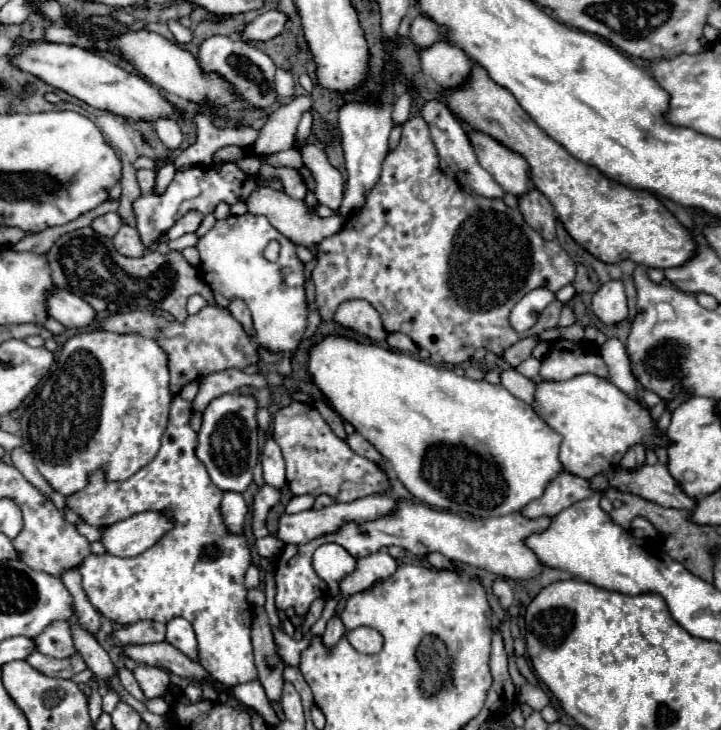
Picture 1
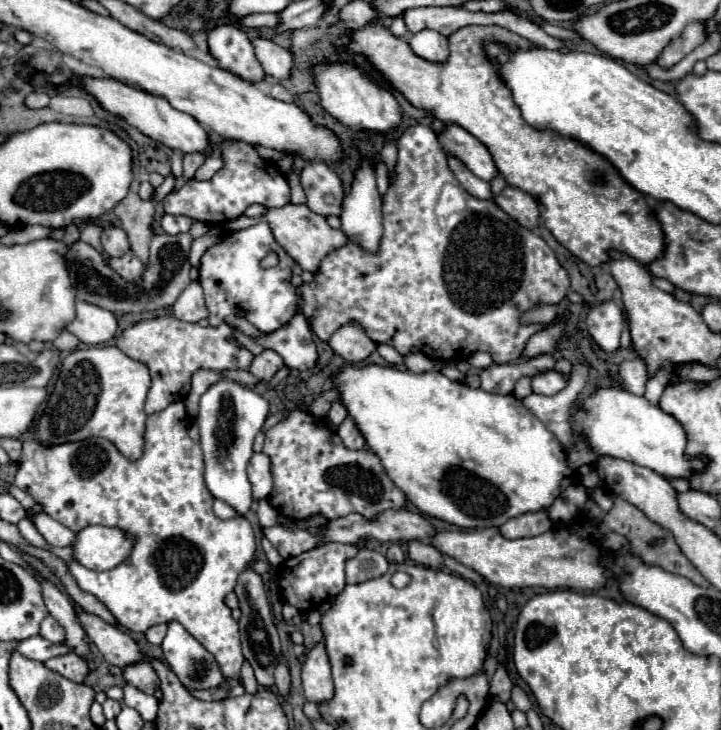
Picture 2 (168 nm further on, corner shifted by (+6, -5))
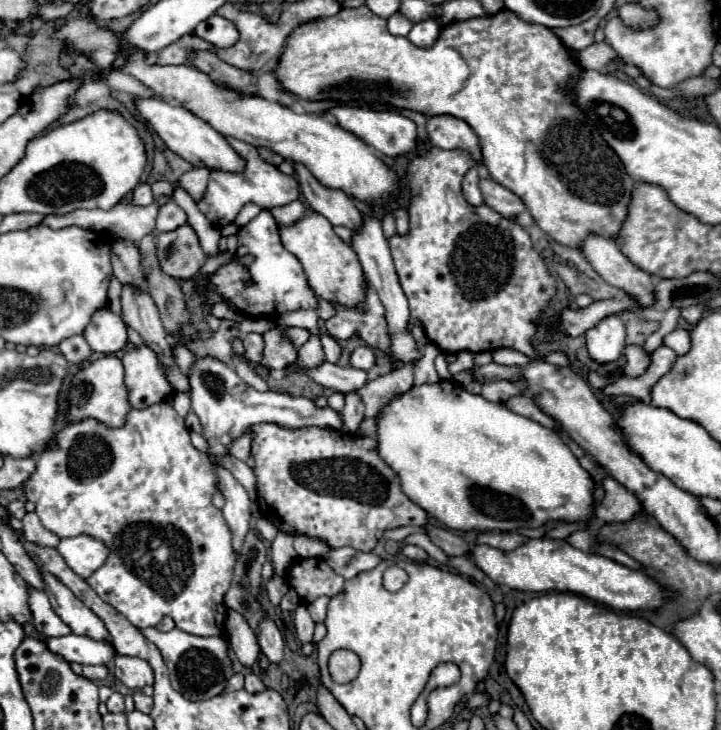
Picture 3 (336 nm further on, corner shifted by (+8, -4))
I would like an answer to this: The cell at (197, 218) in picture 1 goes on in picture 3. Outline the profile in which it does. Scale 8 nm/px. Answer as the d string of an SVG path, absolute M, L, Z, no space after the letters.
M170 199L166 205L160 207L158 219L156 219L156 231L174 231L178 227L186 225L186 213Z

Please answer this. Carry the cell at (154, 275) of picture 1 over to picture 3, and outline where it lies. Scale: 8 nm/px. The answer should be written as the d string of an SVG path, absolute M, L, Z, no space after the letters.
M190 225L160 233L156 255L160 269L172 279L190 279L200 271L206 259L206 253L202 251L198 237Z

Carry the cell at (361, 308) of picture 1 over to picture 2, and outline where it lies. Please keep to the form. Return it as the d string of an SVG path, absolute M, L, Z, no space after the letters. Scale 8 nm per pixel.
M356 324L342 326L328 342L336 354L340 354L346 362L358 364L366 360L374 350L376 344L364 334L364 330Z

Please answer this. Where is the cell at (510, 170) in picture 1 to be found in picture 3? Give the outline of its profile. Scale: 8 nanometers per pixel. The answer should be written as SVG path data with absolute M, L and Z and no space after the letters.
M438 115L438 117L428 117L426 129L428 129L428 137L432 145L446 149L446 151L454 151L454 149L468 151L470 159L476 165L482 163L478 137L466 121L460 121L450 115Z

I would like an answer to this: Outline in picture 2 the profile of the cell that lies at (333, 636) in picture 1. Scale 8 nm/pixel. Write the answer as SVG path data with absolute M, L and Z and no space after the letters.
M316 644L308 654L302 668L302 686L306 692L306 700L314 704L330 702L334 698L334 684L330 676L330 664L324 644Z

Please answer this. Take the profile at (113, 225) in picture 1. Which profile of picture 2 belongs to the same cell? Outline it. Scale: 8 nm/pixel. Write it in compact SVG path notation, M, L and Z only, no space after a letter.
M104 228L102 232L102 246L108 252L108 256L118 258L130 250L130 242L126 238L126 232L122 228Z

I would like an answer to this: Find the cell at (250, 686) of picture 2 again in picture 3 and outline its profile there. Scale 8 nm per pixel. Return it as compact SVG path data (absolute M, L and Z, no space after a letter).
M228 611L226 637L236 661L240 661L244 667L252 667L256 663L260 647L256 637L252 637L252 629L248 629L248 623L244 621L244 617L240 617L240 613Z

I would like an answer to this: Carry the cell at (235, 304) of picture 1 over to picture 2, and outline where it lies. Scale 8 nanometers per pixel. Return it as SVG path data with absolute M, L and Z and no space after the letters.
M298 312L286 326L256 342L264 348L276 350L290 370L310 370L318 362L318 350L302 312Z

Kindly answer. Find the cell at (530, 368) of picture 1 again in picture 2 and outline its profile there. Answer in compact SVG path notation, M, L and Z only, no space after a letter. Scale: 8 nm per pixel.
M520 378L518 380L518 384L516 384L516 388L514 388L514 398L518 398L518 400L522 400L522 398L526 398L526 396L530 396L532 394L532 388L530 388L530 378Z

